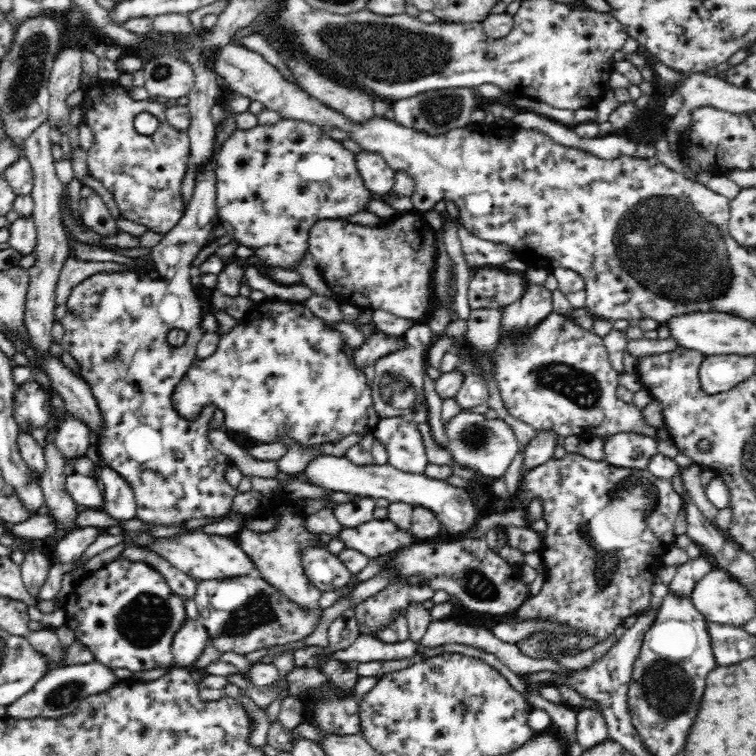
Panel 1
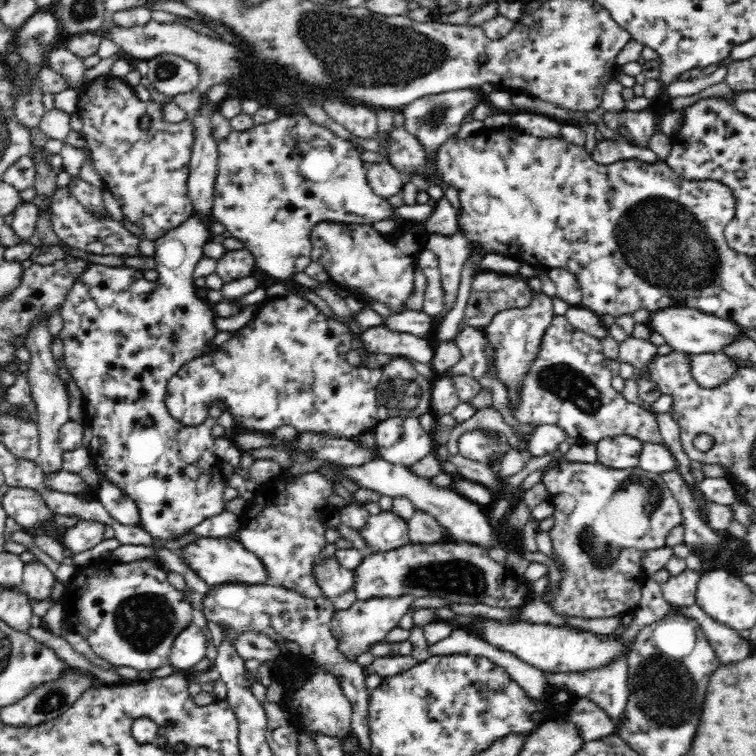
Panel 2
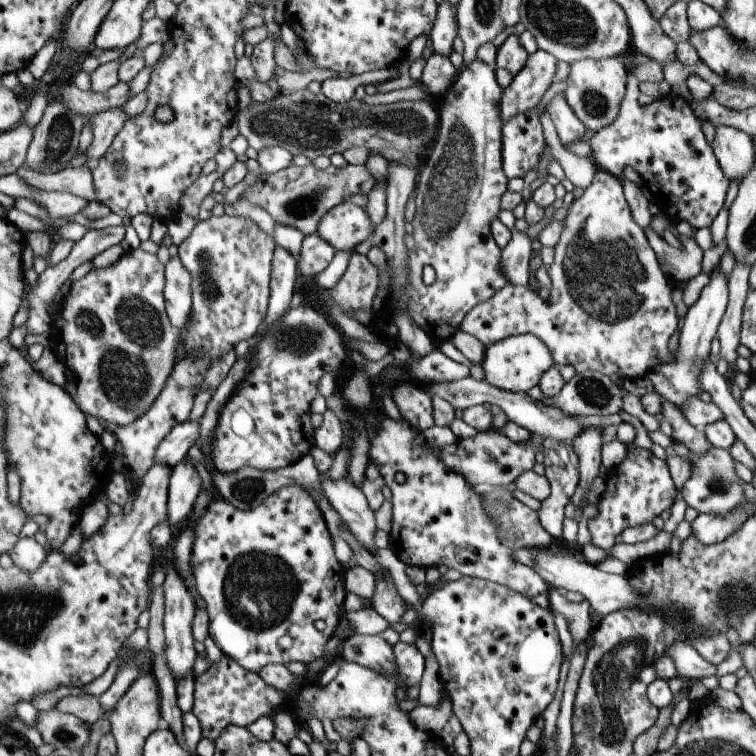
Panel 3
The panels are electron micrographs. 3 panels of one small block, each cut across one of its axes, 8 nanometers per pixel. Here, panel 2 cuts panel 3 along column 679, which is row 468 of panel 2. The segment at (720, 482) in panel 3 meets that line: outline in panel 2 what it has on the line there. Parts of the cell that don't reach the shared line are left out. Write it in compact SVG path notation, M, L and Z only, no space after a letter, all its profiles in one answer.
M480 428L464 431L458 438L457 444L458 454L479 462L488 468L492 468L496 472L498 471L500 462L504 460L504 456L506 456L506 454L510 452L510 448L512 448L510 442L502 433L492 433L490 429Z

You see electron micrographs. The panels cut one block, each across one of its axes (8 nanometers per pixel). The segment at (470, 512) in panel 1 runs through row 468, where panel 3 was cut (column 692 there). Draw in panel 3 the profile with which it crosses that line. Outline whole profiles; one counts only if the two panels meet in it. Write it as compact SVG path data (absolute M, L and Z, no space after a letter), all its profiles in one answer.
M719 266L713 268L709 276L708 284L701 289L697 300L687 309L683 318L676 353L667 364L657 366L646 376L651 381L654 391L676 408L701 393L700 372L706 359L709 358L709 344L716 336L719 321L728 301L727 278L723 278L719 272Z

